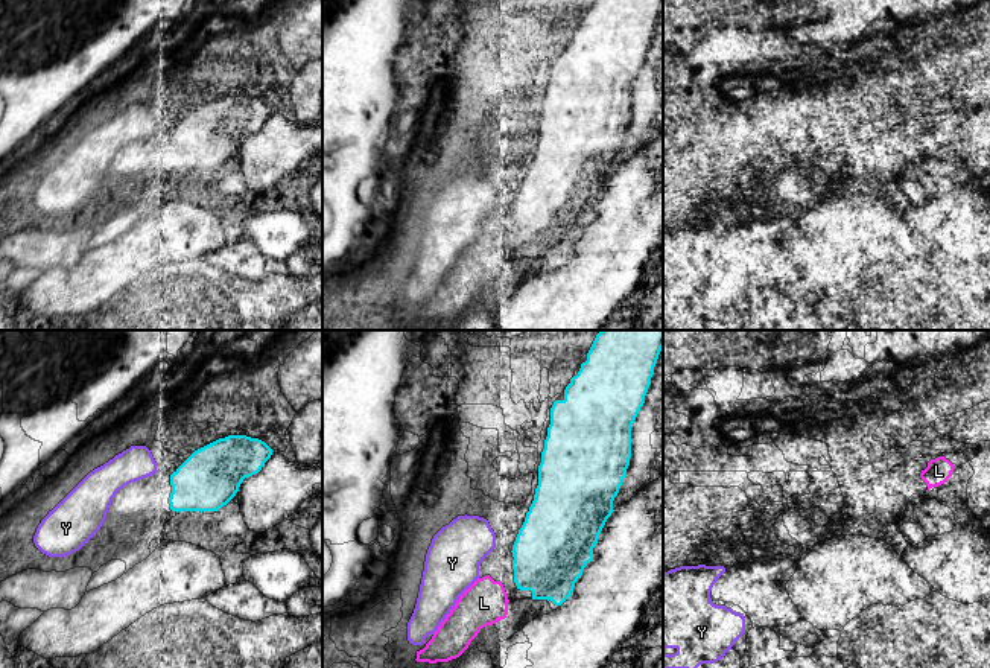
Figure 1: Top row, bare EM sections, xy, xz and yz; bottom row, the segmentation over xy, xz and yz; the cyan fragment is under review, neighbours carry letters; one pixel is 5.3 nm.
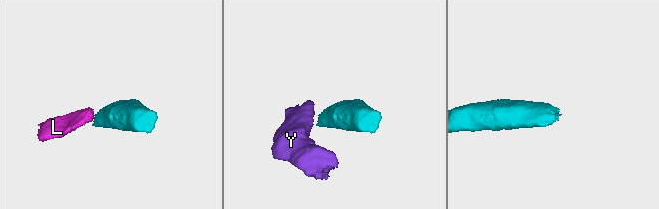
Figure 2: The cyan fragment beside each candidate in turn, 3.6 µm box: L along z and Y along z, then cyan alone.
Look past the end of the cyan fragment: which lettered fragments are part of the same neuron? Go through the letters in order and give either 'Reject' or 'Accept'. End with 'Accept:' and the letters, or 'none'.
L: Accept
Y: Reject
Accept: L

